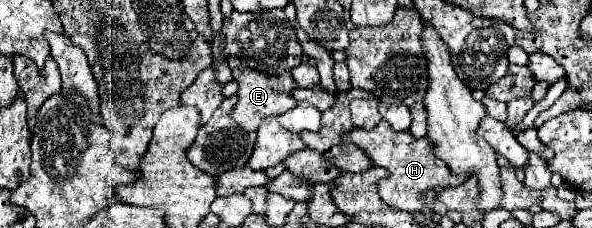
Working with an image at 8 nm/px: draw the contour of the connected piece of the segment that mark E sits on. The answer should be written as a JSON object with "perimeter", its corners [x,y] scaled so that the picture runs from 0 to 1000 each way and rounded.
{"perimeter":[[[402,294],[402,303],[395,303],[395,355],[402,364],[402,408],[399,408],[402,452],[395,461],[389,513],[412,575],[432,575],[436,548],[443,539],[443,522],[449,522],[456,504],[476,504],[500,461],[500,443],[493,443],[493,417],[490,417],[490,399],[500,382],[490,320],[446,329],[446,320],[429,320],[419,294]]]}

